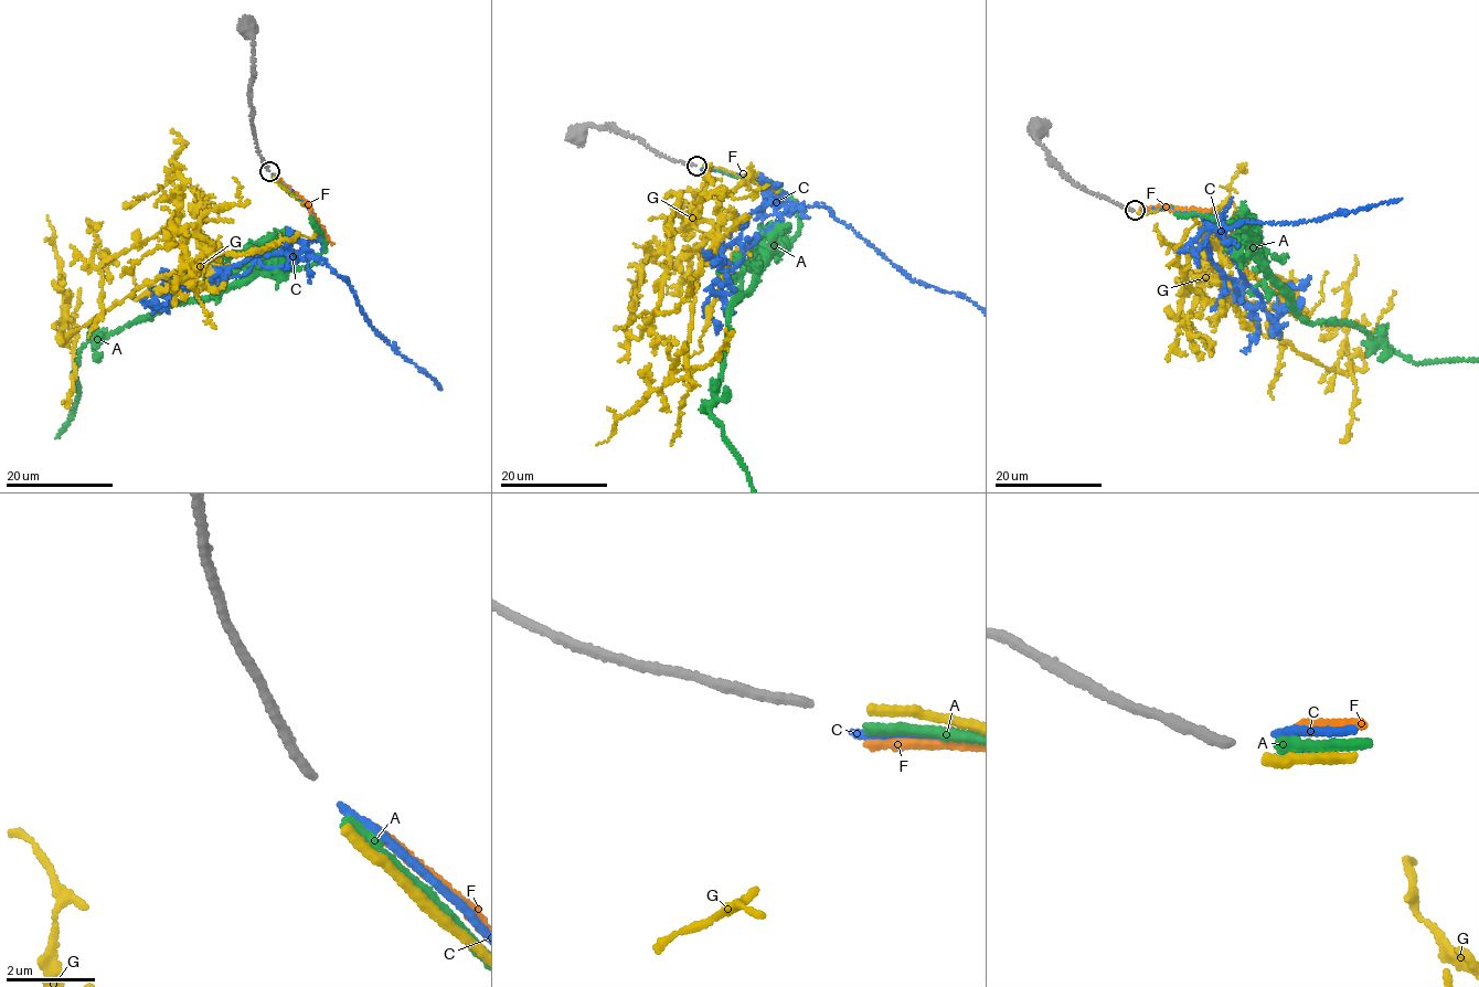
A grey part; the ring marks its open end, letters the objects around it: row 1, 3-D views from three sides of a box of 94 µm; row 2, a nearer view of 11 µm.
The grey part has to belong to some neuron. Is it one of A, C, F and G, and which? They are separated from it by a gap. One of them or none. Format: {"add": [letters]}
{"add": ["G"]}

